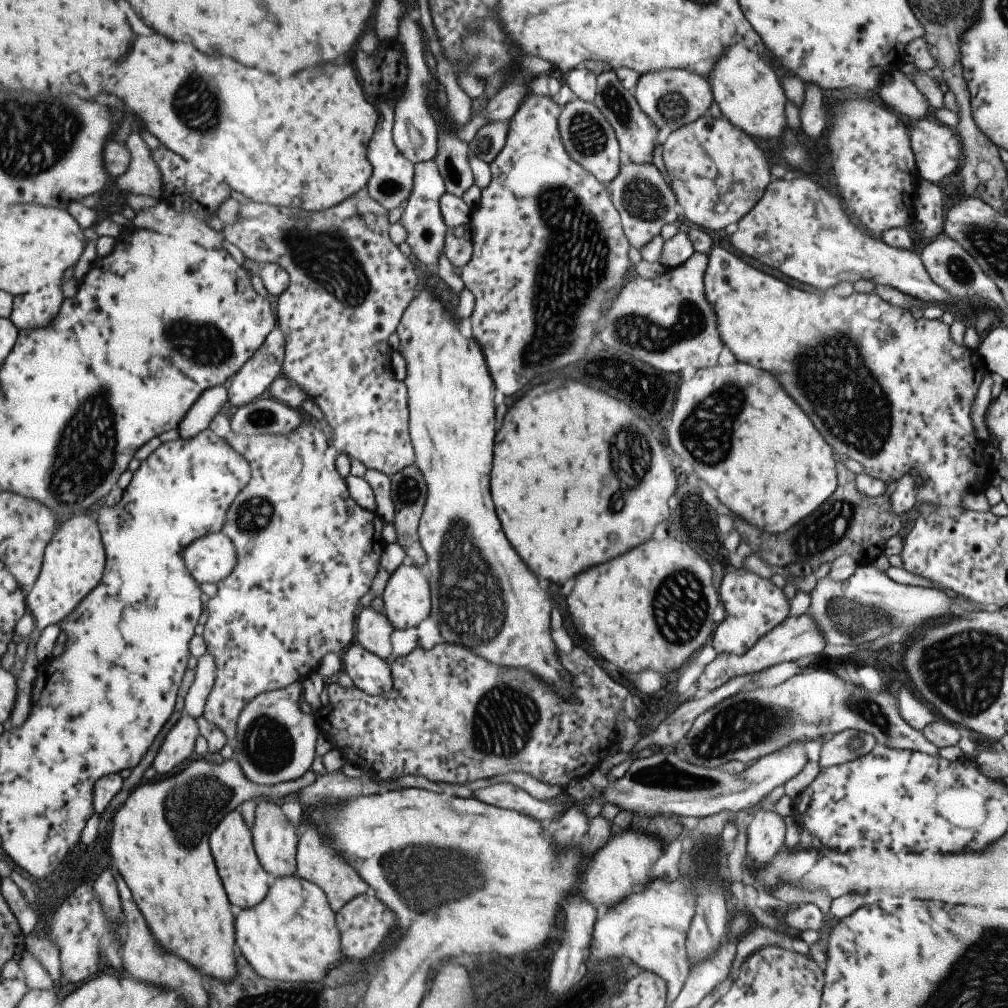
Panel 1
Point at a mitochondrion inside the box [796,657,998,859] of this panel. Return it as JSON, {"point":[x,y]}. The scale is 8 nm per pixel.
{"point":[858,744]}

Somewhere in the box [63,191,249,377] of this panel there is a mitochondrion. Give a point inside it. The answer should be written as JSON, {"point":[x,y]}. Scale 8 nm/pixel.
{"point":[186,342]}

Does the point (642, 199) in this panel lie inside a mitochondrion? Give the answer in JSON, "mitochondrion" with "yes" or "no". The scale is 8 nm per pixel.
{"mitochondrion":"yes"}

